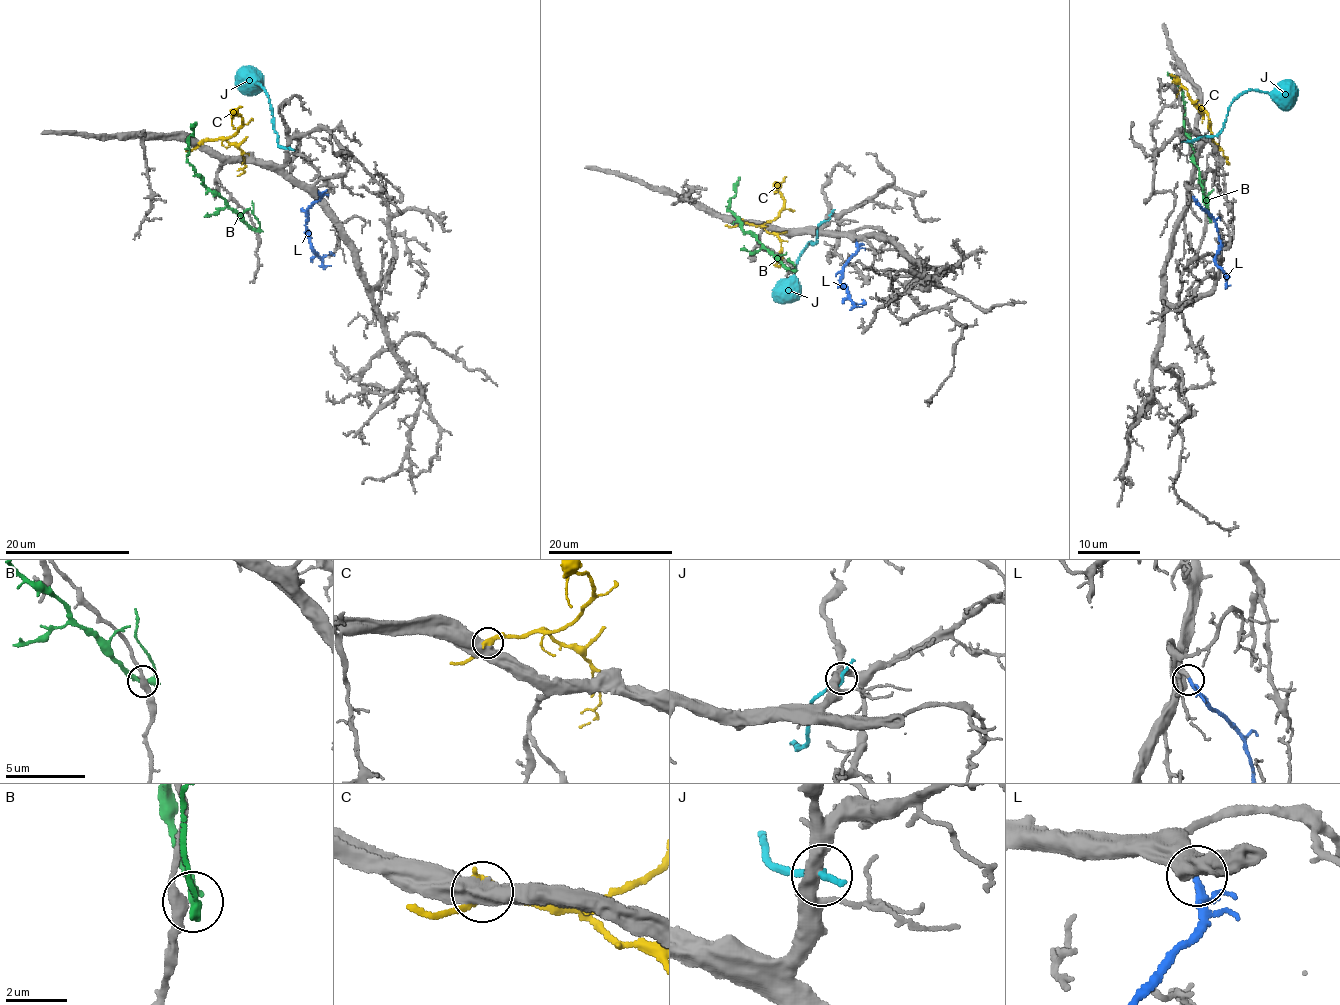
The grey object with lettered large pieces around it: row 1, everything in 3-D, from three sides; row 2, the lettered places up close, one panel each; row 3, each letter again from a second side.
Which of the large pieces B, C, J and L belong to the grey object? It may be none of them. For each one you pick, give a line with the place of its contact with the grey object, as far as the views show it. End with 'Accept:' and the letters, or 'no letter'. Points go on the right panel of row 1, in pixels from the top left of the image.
L: meets grey at (1193, 197)
Accept: L

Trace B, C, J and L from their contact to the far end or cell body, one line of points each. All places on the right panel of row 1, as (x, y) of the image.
B: (1210, 218), (1200, 173), (1184, 131), (1182, 88), (1167, 72)
C: (1201, 108), (1203, 113), (1176, 77), (1170, 75)
J: (1189, 142), (1201, 136), (1215, 136), (1223, 127), (1229, 106), (1249, 91), (1266, 92), (1290, 87), (1298, 95)
L: (1192, 197), (1212, 217), (1218, 232), (1220, 248), (1216, 262), (1224, 274), (1226, 288)

